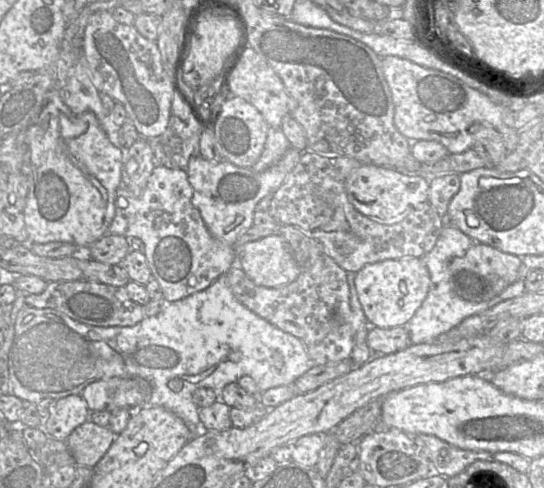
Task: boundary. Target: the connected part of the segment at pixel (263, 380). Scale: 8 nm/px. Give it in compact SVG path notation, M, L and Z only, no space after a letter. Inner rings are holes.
M226 274L216 279L208 288L200 292L194 293L181 300L167 303L157 315L144 318L138 324L131 327L97 327L90 326L78 322L67 316L66 314L55 309L25 306L16 315L13 322L13 338L11 340L11 347L8 353L8 371L10 379L10 393L25 403L37 404L44 398L63 398L69 395L81 395L82 391L89 384L99 381L108 380L110 378L134 378L140 377L150 382L152 386L152 393L147 406L159 406L173 412L189 428L192 437L201 436L208 432L199 419L199 408L193 401L193 394L199 388L210 388L217 394L221 394L224 387L230 383L237 383L242 376L250 376L256 383L260 393L273 387L292 385L299 377L301 377L308 370L316 366L308 355L308 352L302 341L296 336L287 333L278 327L274 326L267 320L261 318L246 306L240 303L232 293Z

